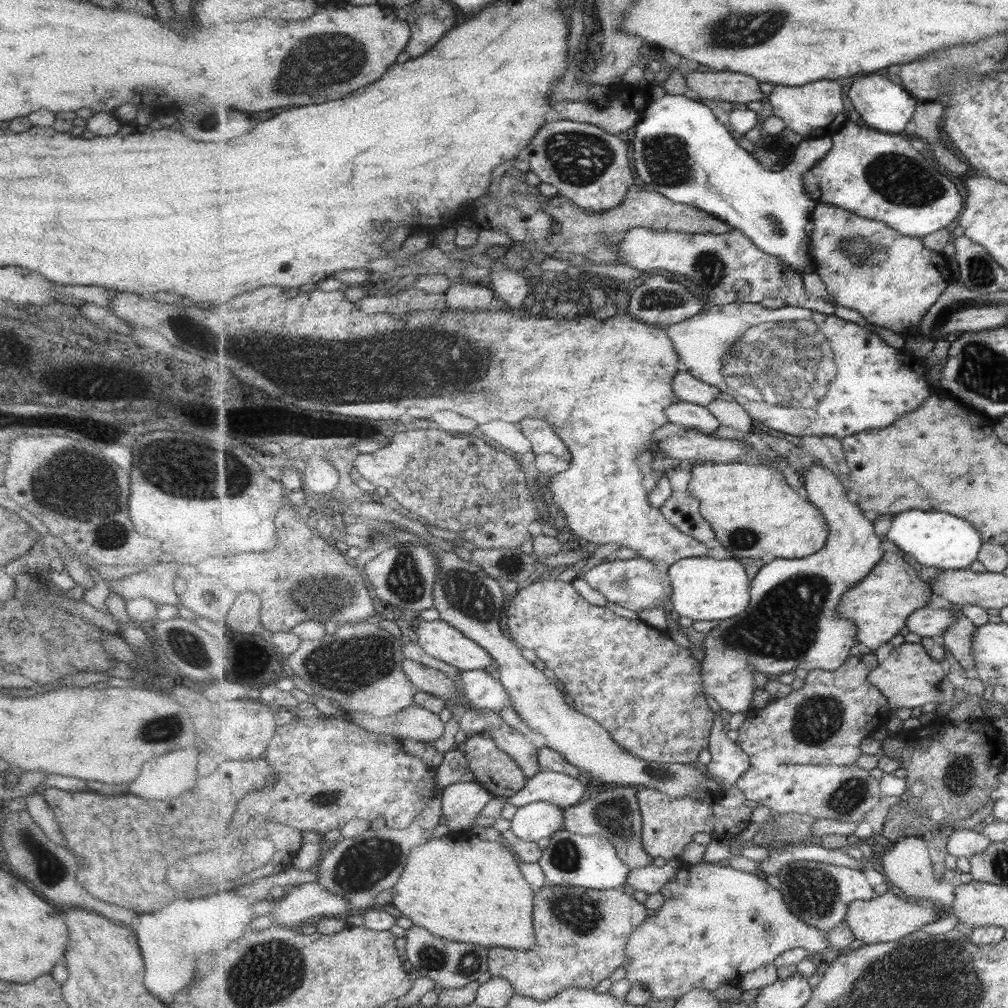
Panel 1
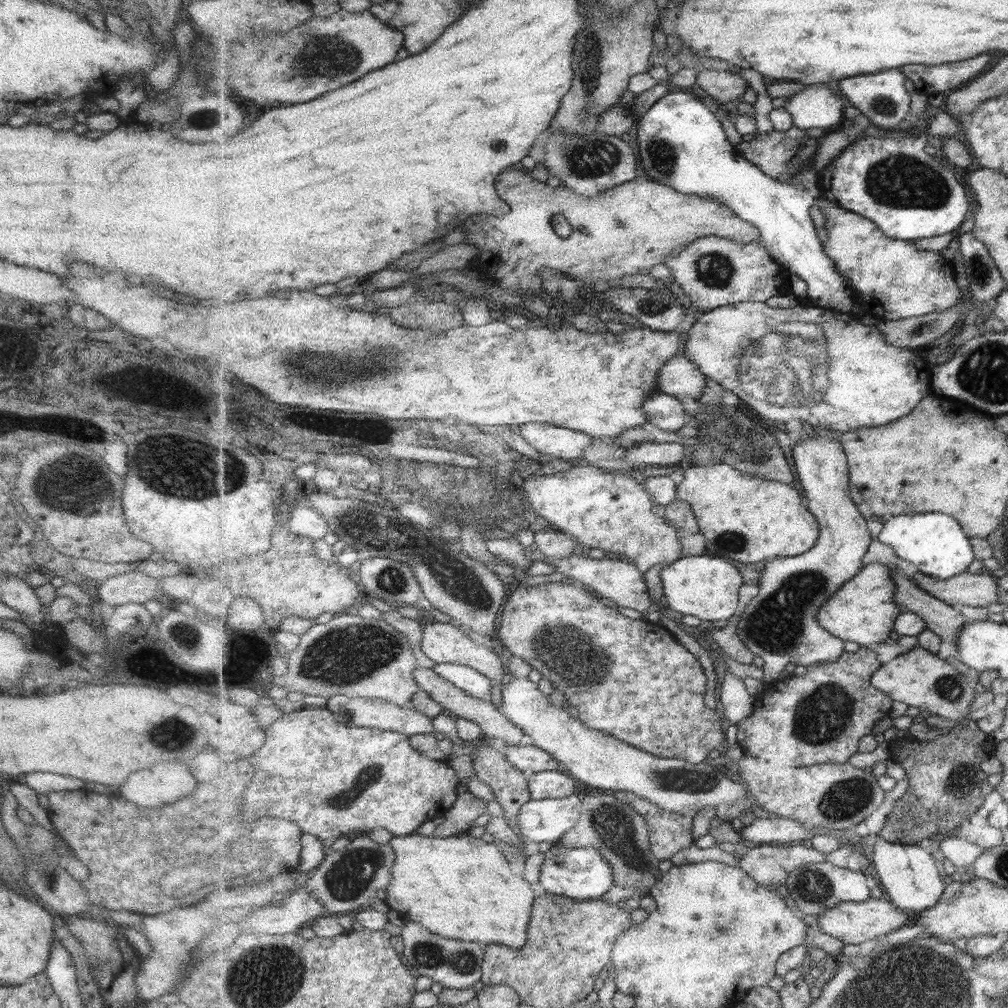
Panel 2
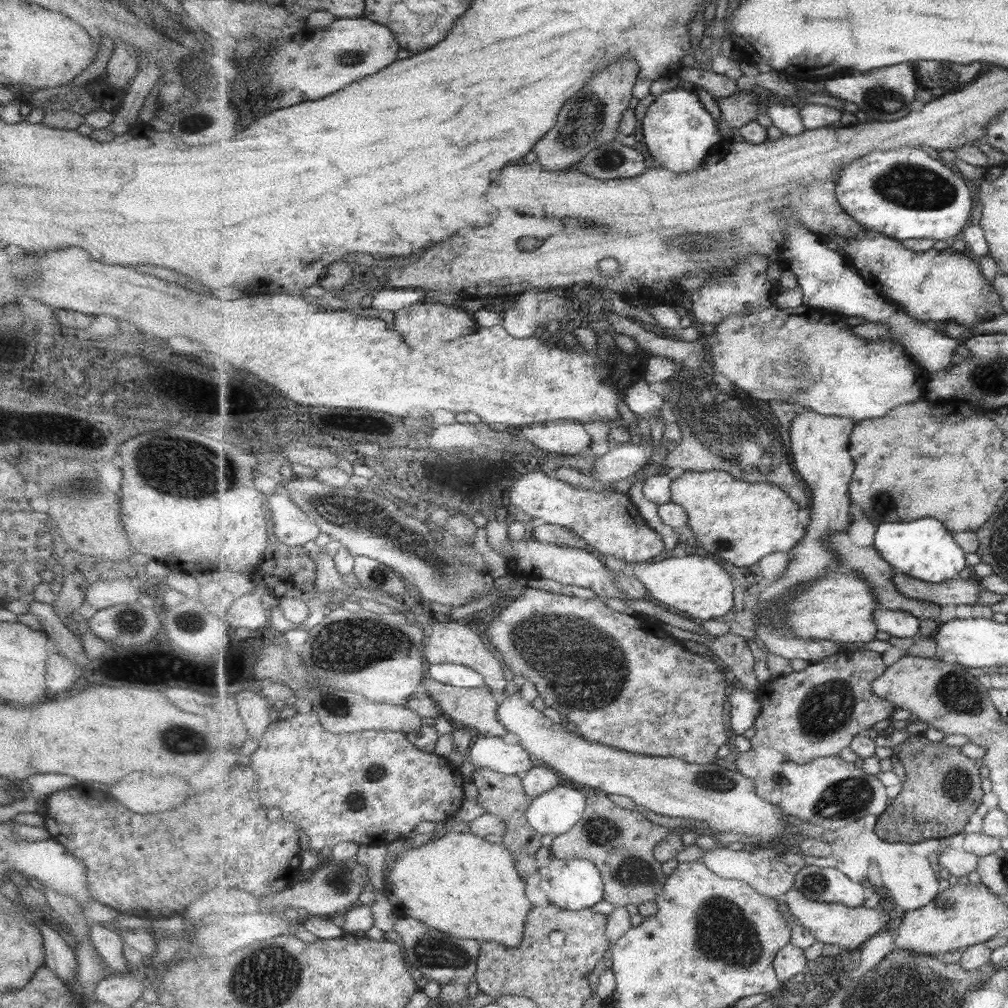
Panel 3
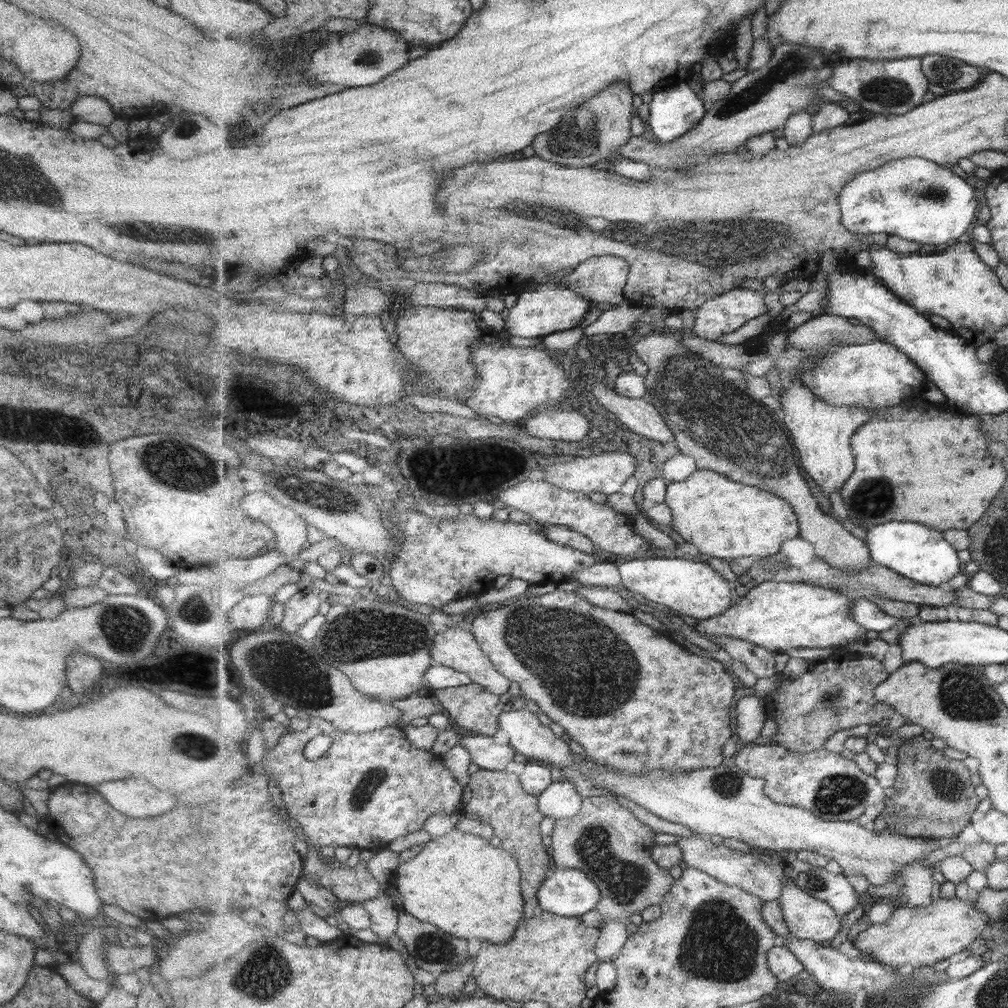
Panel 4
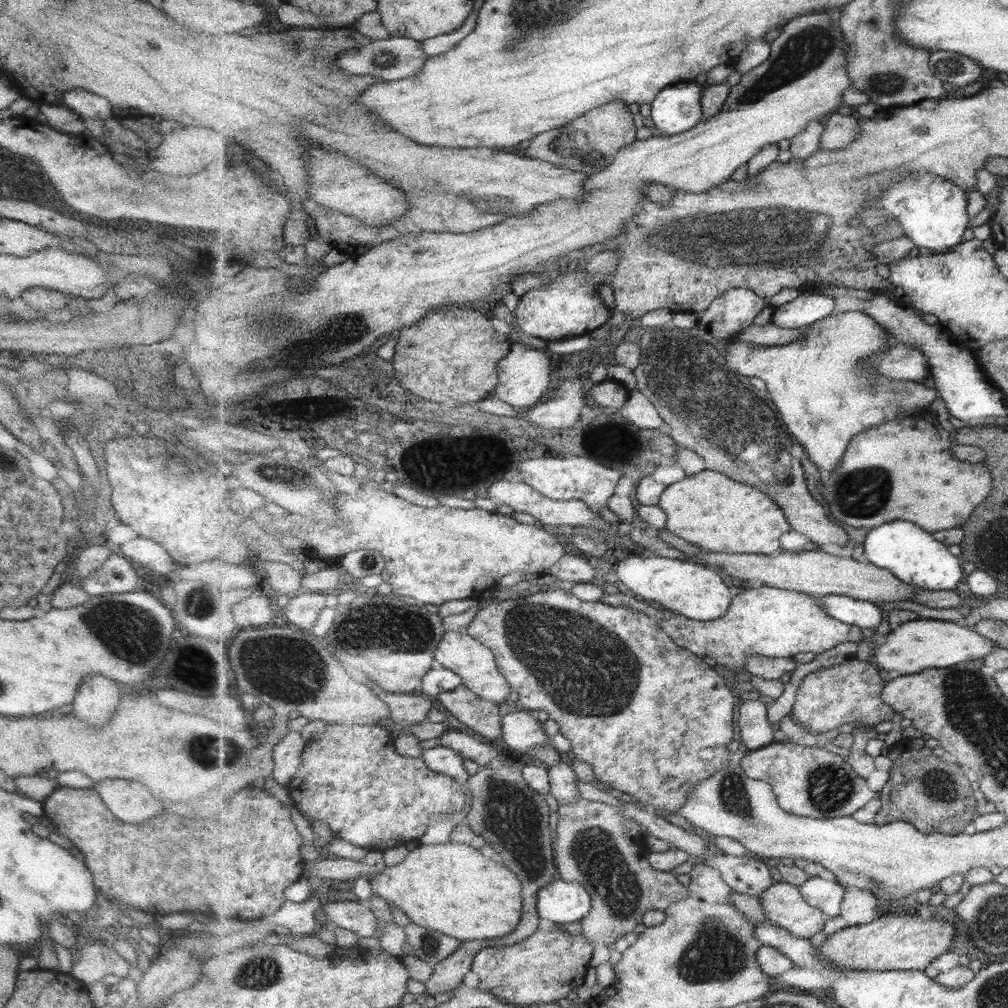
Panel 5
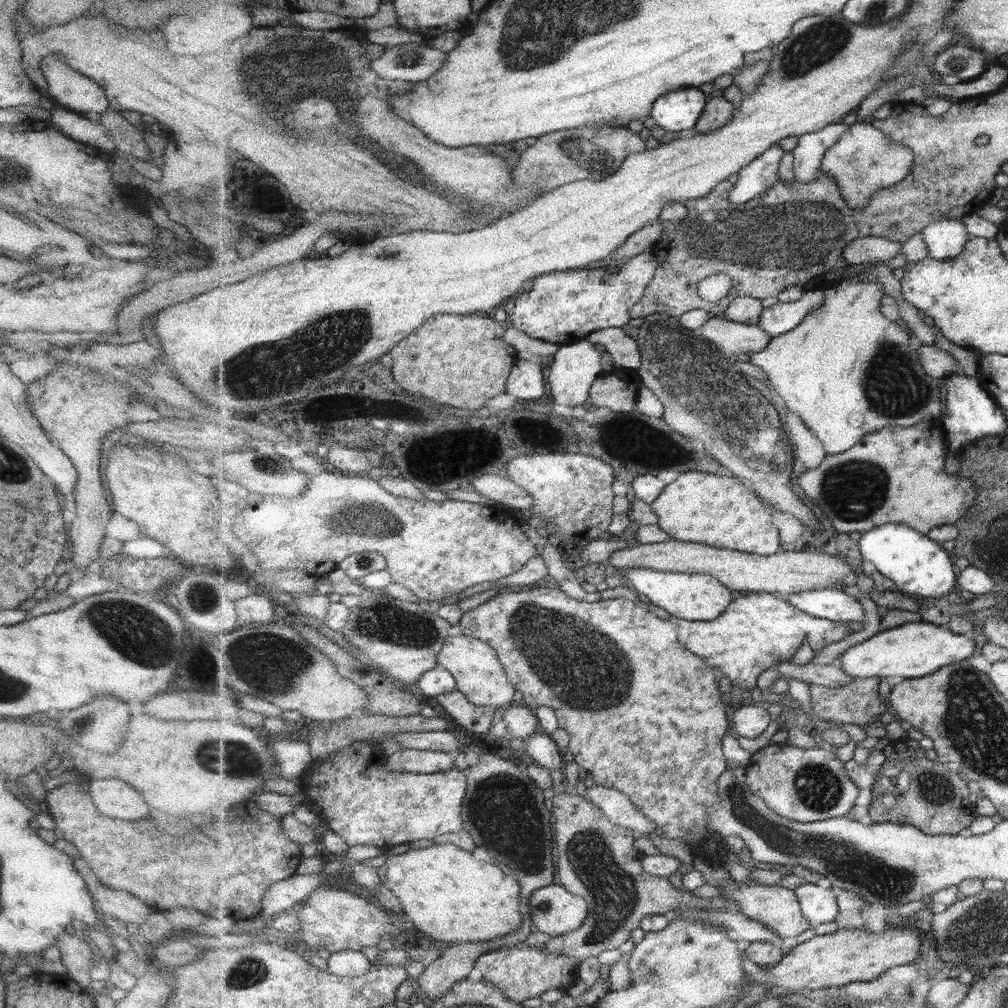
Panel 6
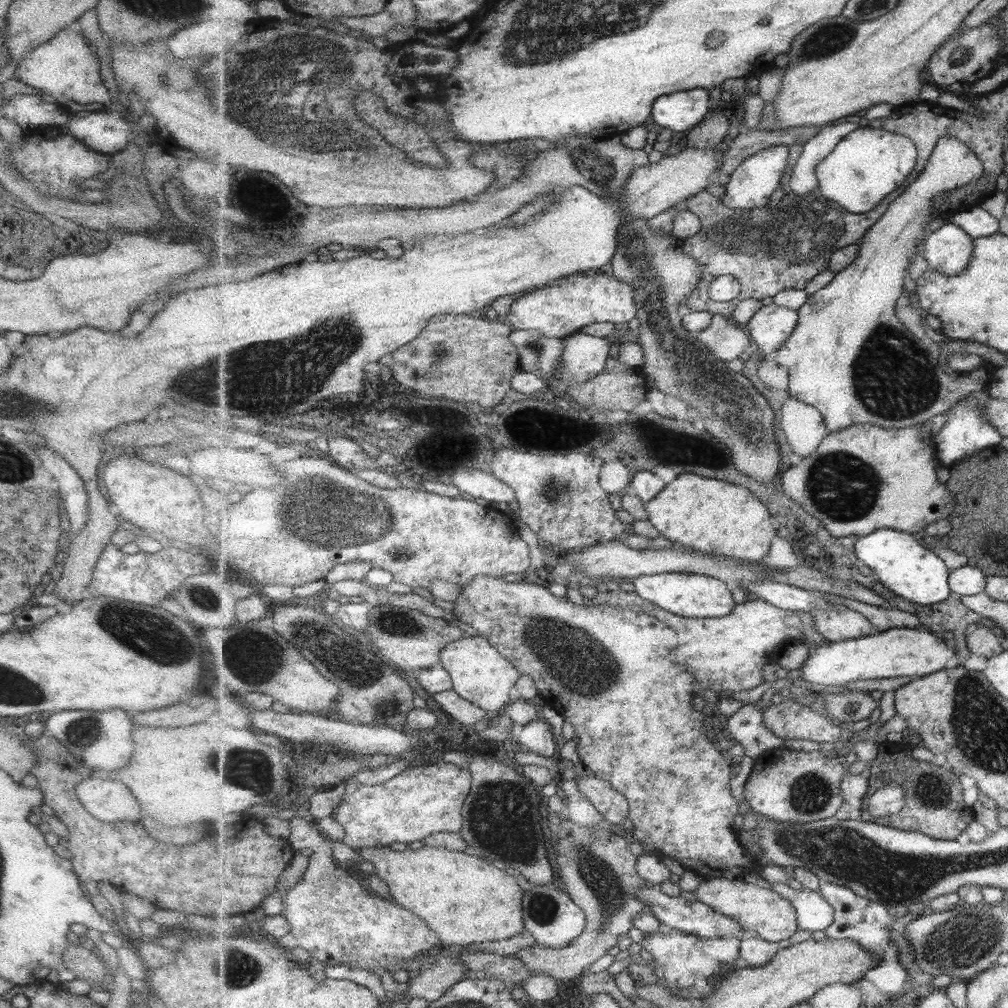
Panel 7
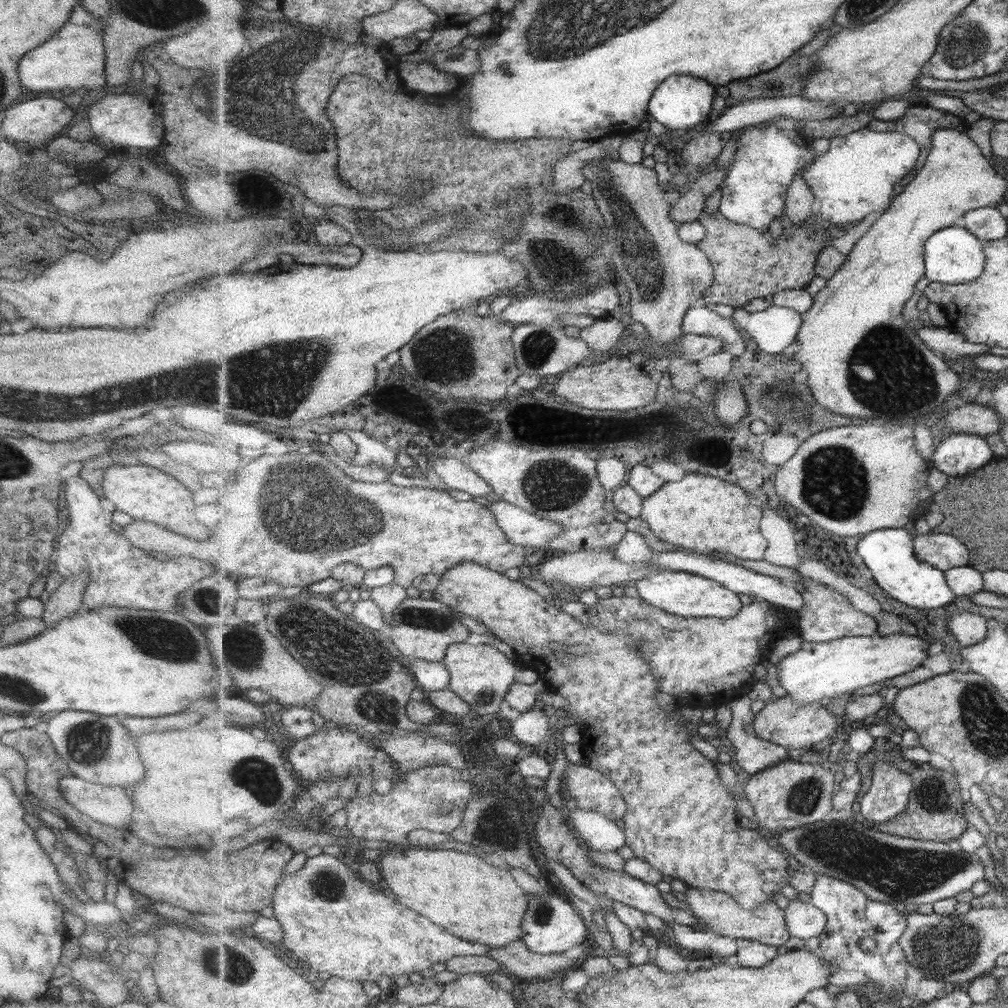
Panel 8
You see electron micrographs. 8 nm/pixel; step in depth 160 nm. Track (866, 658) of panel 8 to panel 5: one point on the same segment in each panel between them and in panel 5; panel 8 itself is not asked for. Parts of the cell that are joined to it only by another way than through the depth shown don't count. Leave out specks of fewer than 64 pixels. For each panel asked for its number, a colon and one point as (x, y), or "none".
5: (912, 648)
6: (914, 650)
7: (898, 652)

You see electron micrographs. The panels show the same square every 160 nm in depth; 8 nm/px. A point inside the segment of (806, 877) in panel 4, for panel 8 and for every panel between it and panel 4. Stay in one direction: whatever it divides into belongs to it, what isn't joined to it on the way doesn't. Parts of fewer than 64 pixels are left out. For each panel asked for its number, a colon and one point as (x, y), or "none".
5: (827, 896)
6: (820, 905)
7: (814, 913)
8: (805, 921)

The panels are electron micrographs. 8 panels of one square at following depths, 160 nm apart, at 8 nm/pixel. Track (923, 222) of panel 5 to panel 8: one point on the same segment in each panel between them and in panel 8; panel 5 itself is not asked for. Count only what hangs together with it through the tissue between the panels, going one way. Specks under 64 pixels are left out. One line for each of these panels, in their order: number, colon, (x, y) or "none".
6: (946, 239)
7: (949, 250)
8: (954, 255)

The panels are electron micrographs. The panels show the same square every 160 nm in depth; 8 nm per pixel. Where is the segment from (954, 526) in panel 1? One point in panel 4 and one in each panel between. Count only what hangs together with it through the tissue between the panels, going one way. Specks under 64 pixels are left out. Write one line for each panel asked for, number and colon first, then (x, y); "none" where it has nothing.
2: (936, 544)
3: (925, 549)
4: (918, 552)

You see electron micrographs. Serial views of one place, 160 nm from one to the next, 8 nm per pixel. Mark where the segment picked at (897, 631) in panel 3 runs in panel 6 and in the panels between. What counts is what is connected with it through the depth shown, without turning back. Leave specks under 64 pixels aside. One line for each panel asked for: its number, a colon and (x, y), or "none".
4: (870, 616)
5: (864, 614)
6: (832, 603)

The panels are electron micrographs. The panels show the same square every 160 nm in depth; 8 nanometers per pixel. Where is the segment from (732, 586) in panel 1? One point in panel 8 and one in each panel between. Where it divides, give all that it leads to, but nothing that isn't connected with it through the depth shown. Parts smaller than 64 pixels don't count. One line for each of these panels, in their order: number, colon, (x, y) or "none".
2: (707, 587)
3: (698, 587)
4: (692, 588)
5: (689, 589)
6: (696, 597)
7: (693, 595)
8: (685, 594)

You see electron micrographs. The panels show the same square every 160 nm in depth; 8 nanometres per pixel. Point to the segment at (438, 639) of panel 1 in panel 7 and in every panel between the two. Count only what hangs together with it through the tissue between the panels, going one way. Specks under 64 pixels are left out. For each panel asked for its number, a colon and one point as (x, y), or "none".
2: (442, 643)
3: (462, 643)
4: (459, 650)
5: (476, 664)
6: (475, 664)
7: (481, 674)

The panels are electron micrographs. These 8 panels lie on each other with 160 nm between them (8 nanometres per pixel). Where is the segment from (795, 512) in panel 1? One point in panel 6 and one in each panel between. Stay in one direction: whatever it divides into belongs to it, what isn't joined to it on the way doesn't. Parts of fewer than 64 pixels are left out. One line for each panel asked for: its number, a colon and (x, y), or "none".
2: (745, 519)
3: (740, 522)
4: (726, 520)
5: (711, 510)
6: (698, 507)

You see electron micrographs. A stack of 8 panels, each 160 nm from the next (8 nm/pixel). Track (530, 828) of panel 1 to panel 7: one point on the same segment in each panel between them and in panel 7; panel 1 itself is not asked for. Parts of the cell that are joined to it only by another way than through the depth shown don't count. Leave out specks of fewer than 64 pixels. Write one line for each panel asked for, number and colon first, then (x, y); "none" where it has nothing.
2: (548, 820)
3: (555, 812)
4: (561, 800)
5: (563, 780)
6: (541, 749)
7: (537, 736)

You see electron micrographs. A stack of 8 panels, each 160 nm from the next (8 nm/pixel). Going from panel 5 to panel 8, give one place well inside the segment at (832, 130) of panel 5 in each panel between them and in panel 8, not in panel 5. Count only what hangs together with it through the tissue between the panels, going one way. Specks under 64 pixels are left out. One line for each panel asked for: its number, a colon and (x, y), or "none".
6: (866, 159)
7: (868, 164)
8: (857, 177)

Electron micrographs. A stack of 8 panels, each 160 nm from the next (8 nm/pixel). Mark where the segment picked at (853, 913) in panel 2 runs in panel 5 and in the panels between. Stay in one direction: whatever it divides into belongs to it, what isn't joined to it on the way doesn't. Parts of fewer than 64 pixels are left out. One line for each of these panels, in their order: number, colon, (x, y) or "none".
3: (832, 923)
4: (808, 918)
5: (784, 904)

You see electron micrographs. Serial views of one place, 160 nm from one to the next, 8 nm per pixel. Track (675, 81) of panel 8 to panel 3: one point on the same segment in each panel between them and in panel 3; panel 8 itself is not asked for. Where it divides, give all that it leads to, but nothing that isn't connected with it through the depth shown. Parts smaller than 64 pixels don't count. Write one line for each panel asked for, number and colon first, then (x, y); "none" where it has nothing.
3: (680, 134)
4: (675, 110)
5: (677, 109)
6: (680, 110)
7: (684, 110)

